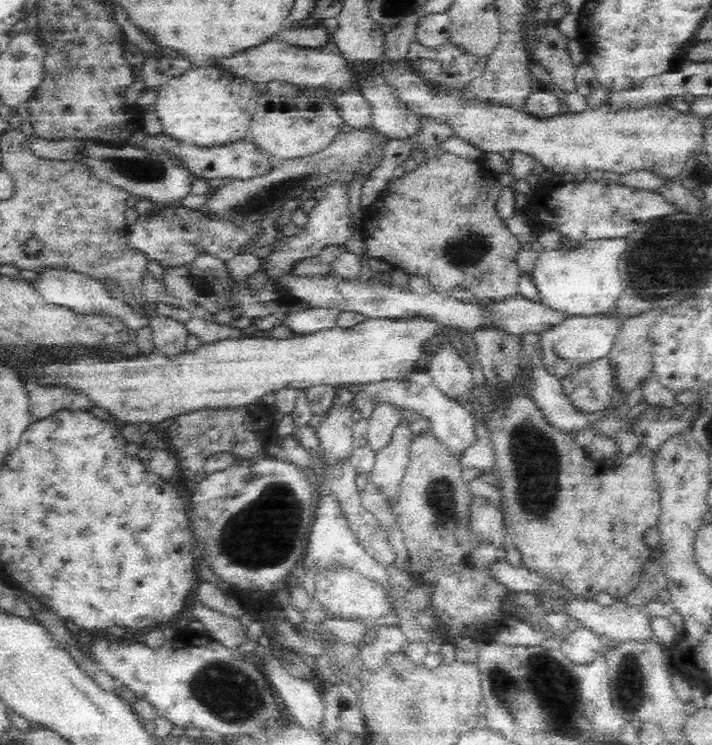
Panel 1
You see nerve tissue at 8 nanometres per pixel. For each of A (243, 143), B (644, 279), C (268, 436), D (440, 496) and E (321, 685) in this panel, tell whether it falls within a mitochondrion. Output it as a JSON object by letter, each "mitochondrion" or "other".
{"A":"other","B":"mitochondrion","C":"other","D":"mitochondrion","E":"other"}

